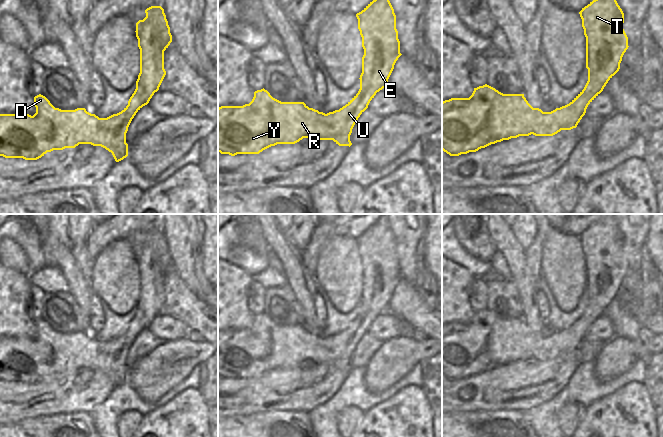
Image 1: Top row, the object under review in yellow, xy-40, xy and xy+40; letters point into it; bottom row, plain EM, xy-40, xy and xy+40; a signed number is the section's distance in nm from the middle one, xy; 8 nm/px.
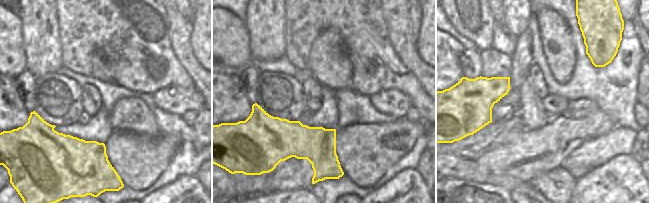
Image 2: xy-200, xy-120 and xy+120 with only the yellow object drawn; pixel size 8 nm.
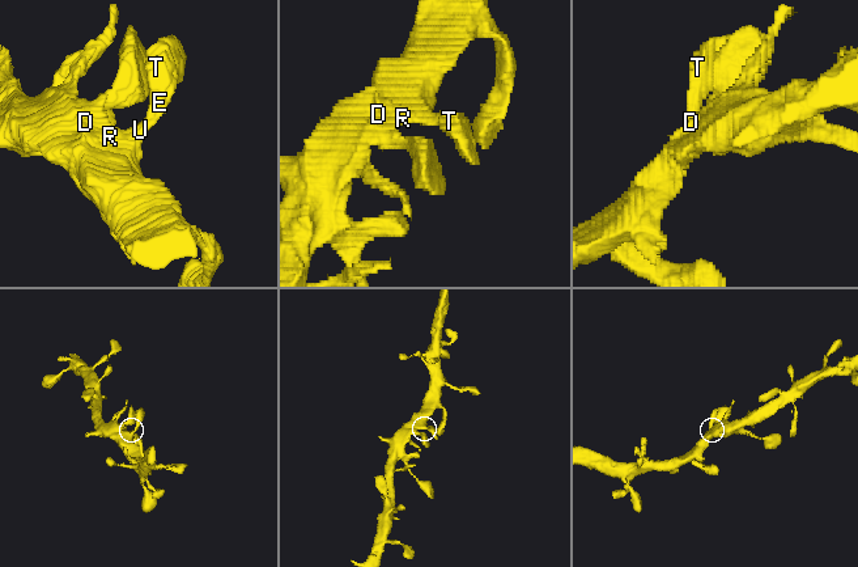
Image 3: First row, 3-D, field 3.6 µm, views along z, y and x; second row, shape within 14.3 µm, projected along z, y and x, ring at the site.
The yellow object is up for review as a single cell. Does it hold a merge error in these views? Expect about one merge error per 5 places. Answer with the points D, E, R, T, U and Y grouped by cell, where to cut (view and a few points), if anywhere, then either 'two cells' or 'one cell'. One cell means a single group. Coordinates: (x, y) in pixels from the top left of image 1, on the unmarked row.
groups D E R T U Y; cut none; one cell

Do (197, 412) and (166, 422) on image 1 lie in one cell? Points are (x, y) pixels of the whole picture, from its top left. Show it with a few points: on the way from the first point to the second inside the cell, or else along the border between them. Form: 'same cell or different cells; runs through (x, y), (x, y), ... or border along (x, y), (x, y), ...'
same cell; runs through (189, 414), (181, 422), (174, 422)

